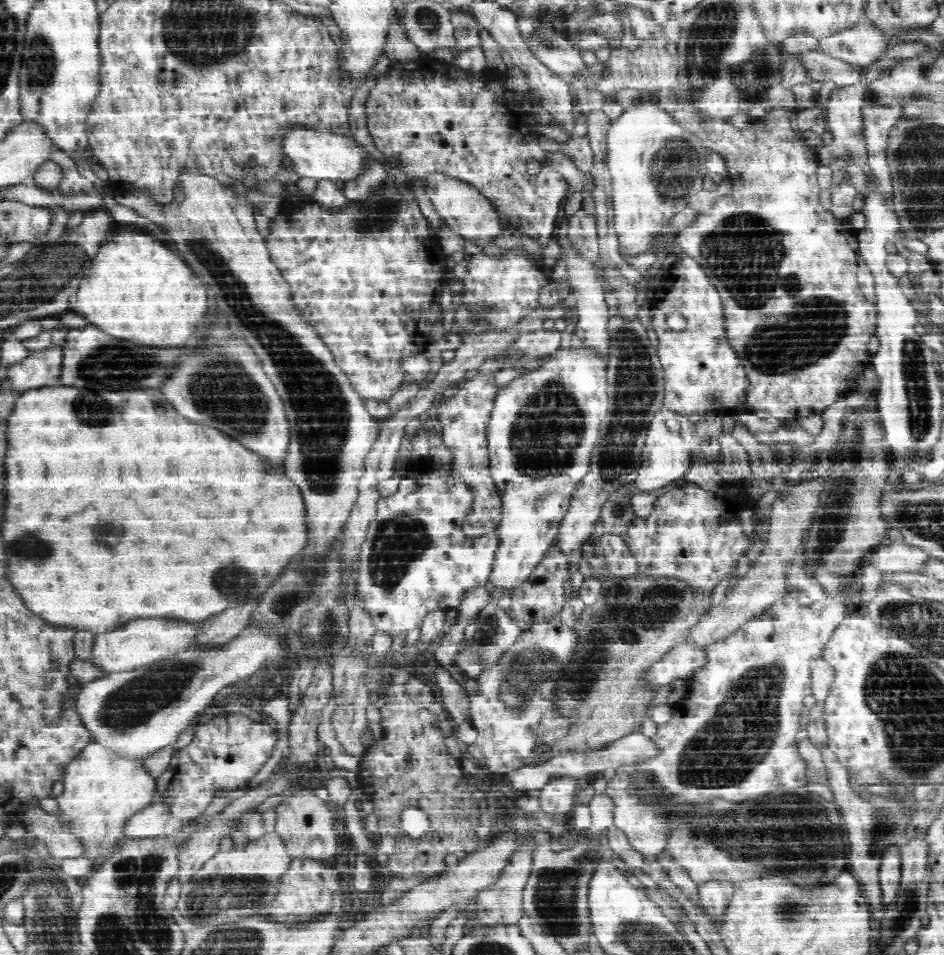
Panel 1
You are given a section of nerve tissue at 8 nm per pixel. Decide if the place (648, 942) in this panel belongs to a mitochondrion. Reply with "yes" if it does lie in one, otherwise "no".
yes

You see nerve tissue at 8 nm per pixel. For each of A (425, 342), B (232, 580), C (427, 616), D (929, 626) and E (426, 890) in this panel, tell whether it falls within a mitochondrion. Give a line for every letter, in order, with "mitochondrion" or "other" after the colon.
A: other
B: mitochondrion
C: other
D: mitochondrion
E: other

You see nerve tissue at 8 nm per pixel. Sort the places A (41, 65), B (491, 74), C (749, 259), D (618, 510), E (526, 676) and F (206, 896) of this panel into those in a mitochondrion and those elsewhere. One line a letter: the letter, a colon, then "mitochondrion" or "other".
A: mitochondrion
B: other
C: mitochondrion
D: mitochondrion
E: mitochondrion
F: mitochondrion

